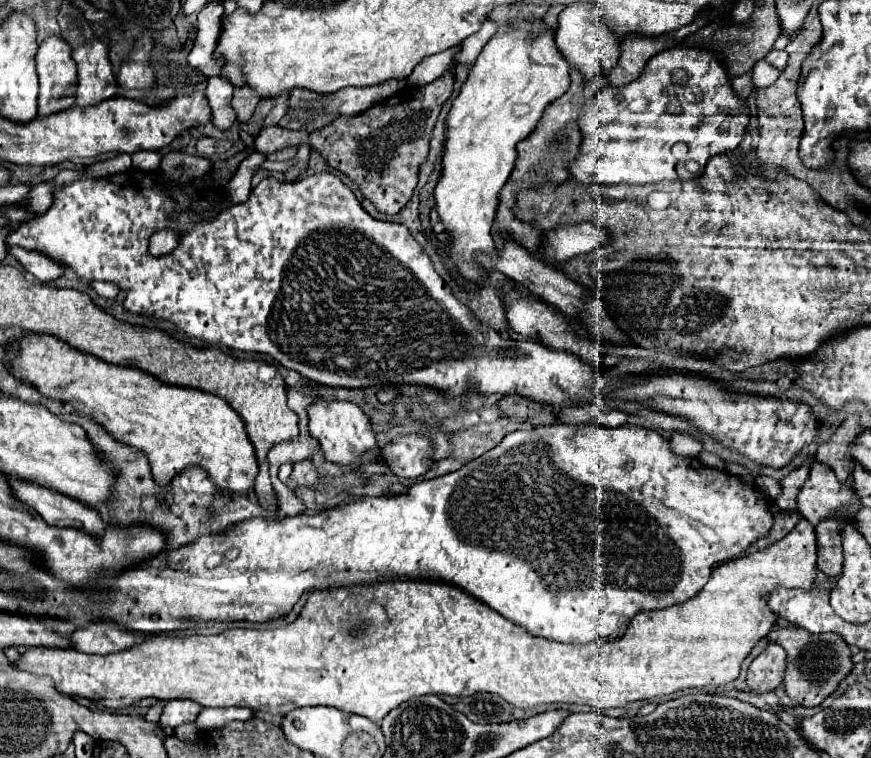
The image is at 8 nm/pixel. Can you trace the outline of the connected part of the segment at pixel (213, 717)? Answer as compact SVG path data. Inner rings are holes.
M203 707L195 719L199 731L221 729L231 721L247 721L253 717L253 711L247 707Z

